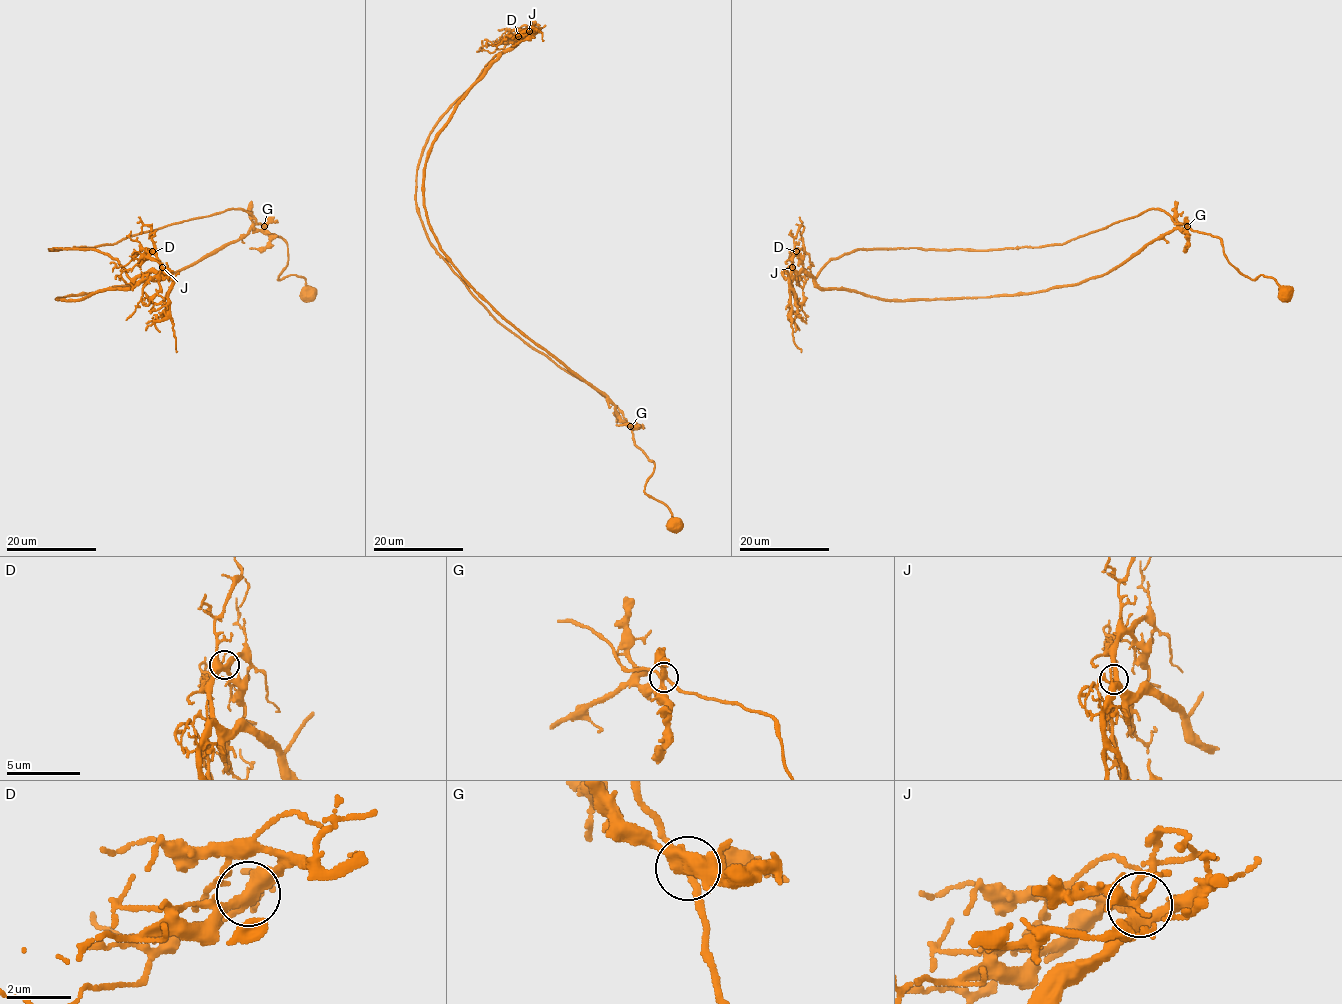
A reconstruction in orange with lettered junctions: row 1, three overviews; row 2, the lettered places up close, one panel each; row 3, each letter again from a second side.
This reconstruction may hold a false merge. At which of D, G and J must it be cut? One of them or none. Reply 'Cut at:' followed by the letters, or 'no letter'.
Cut at: no letter

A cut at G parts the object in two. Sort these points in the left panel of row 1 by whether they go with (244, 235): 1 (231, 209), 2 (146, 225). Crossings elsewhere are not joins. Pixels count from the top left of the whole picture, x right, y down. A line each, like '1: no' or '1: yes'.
1: no
2: yes

